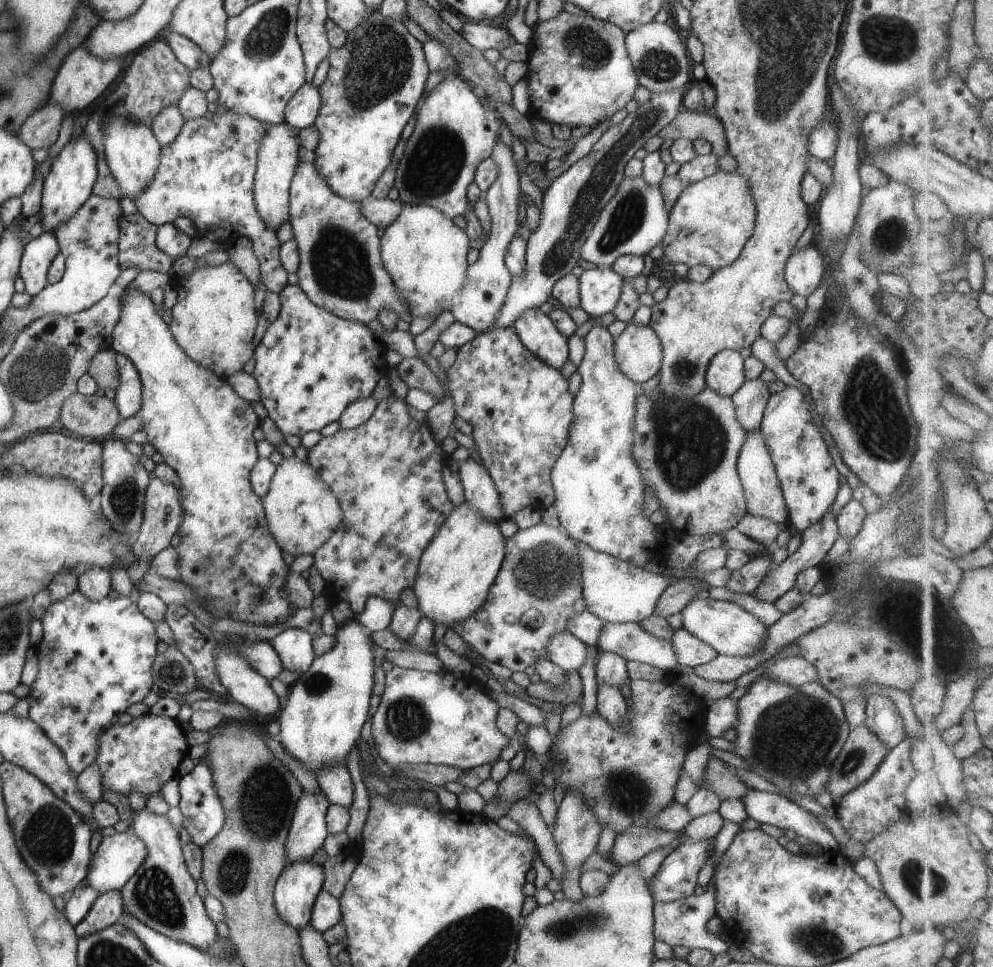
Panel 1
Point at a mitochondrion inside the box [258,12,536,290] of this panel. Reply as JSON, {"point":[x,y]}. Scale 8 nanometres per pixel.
{"point":[380,61]}

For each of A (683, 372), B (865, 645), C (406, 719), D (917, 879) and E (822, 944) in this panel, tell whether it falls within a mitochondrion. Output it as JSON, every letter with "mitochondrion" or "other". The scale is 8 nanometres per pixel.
{"A":"mitochondrion","B":"mitochondrion","C":"mitochondrion","D":"mitochondrion","E":"mitochondrion"}

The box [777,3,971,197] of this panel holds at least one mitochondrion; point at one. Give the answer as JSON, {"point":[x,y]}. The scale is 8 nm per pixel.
{"point":[889,41]}

